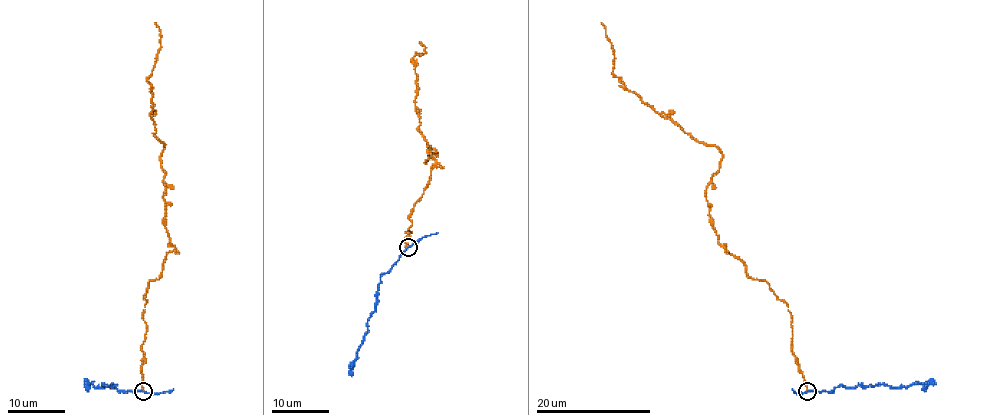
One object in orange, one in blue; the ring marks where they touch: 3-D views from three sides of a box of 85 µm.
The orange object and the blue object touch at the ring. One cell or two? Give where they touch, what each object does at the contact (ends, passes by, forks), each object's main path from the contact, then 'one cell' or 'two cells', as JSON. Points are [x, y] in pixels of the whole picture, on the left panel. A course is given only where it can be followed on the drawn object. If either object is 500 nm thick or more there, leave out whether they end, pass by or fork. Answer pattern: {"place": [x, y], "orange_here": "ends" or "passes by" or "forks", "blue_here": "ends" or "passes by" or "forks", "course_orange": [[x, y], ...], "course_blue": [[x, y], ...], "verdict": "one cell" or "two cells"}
{"place": [143, 391], "orange_here": "ends", "blue_here": "passes by", "course_orange": [[143, 391], [147, 284], [175, 248], [165, 226], [165, 146], [150, 118], [154, 22]], "course_blue": [[143, 391], [121, 391], [110, 386], [96, 387], [87, 383]], "verdict": "two cells"}

